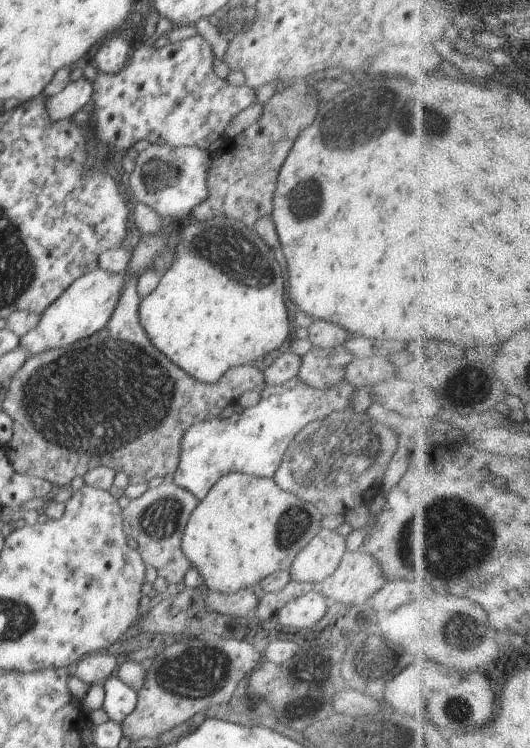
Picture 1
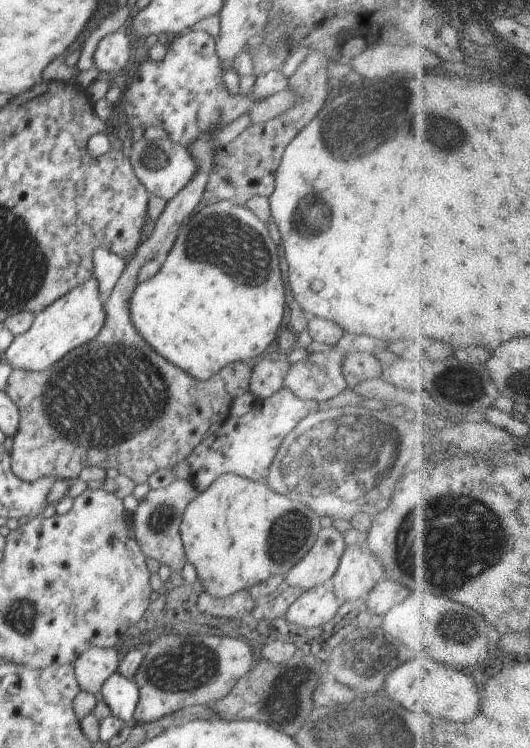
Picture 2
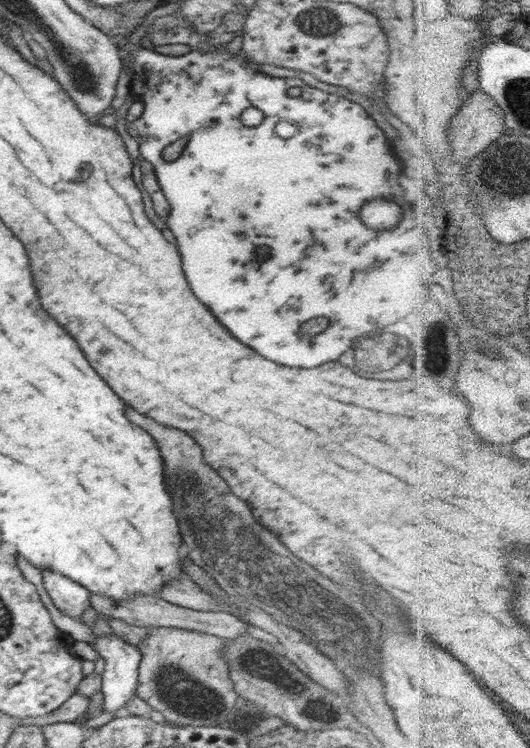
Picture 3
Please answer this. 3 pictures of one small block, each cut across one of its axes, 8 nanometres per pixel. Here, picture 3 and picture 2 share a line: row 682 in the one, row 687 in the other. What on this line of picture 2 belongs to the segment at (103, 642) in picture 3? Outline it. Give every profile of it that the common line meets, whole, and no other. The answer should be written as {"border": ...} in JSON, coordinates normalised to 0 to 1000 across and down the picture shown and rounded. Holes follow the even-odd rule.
{"border":[[[215,898],[192,917],[192,930],[211,955],[226,963],[234,963],[245,971],[251,969],[251,957],[262,939],[262,922],[258,914],[242,906]]]}

